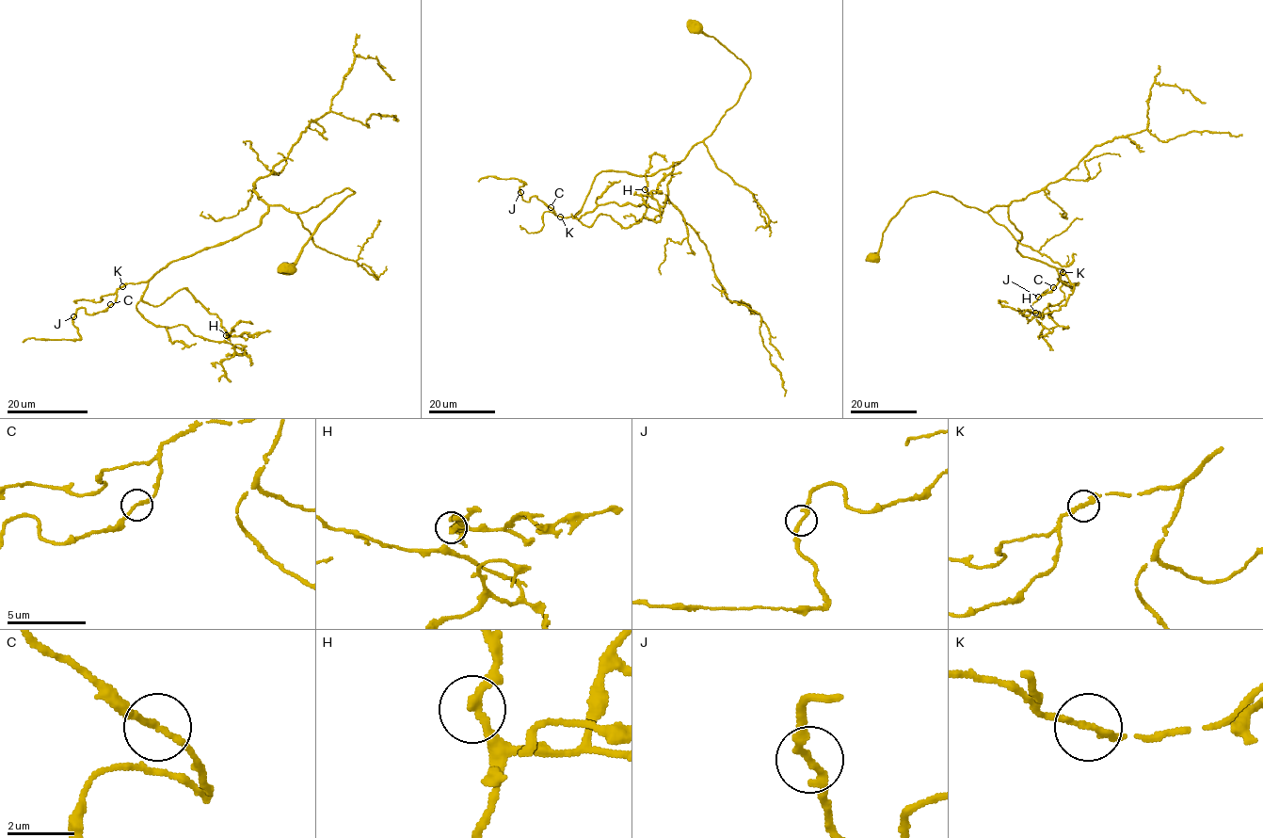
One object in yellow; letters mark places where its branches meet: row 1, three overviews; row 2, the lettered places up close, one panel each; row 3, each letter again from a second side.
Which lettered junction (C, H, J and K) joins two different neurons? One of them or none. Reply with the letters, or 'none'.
none

